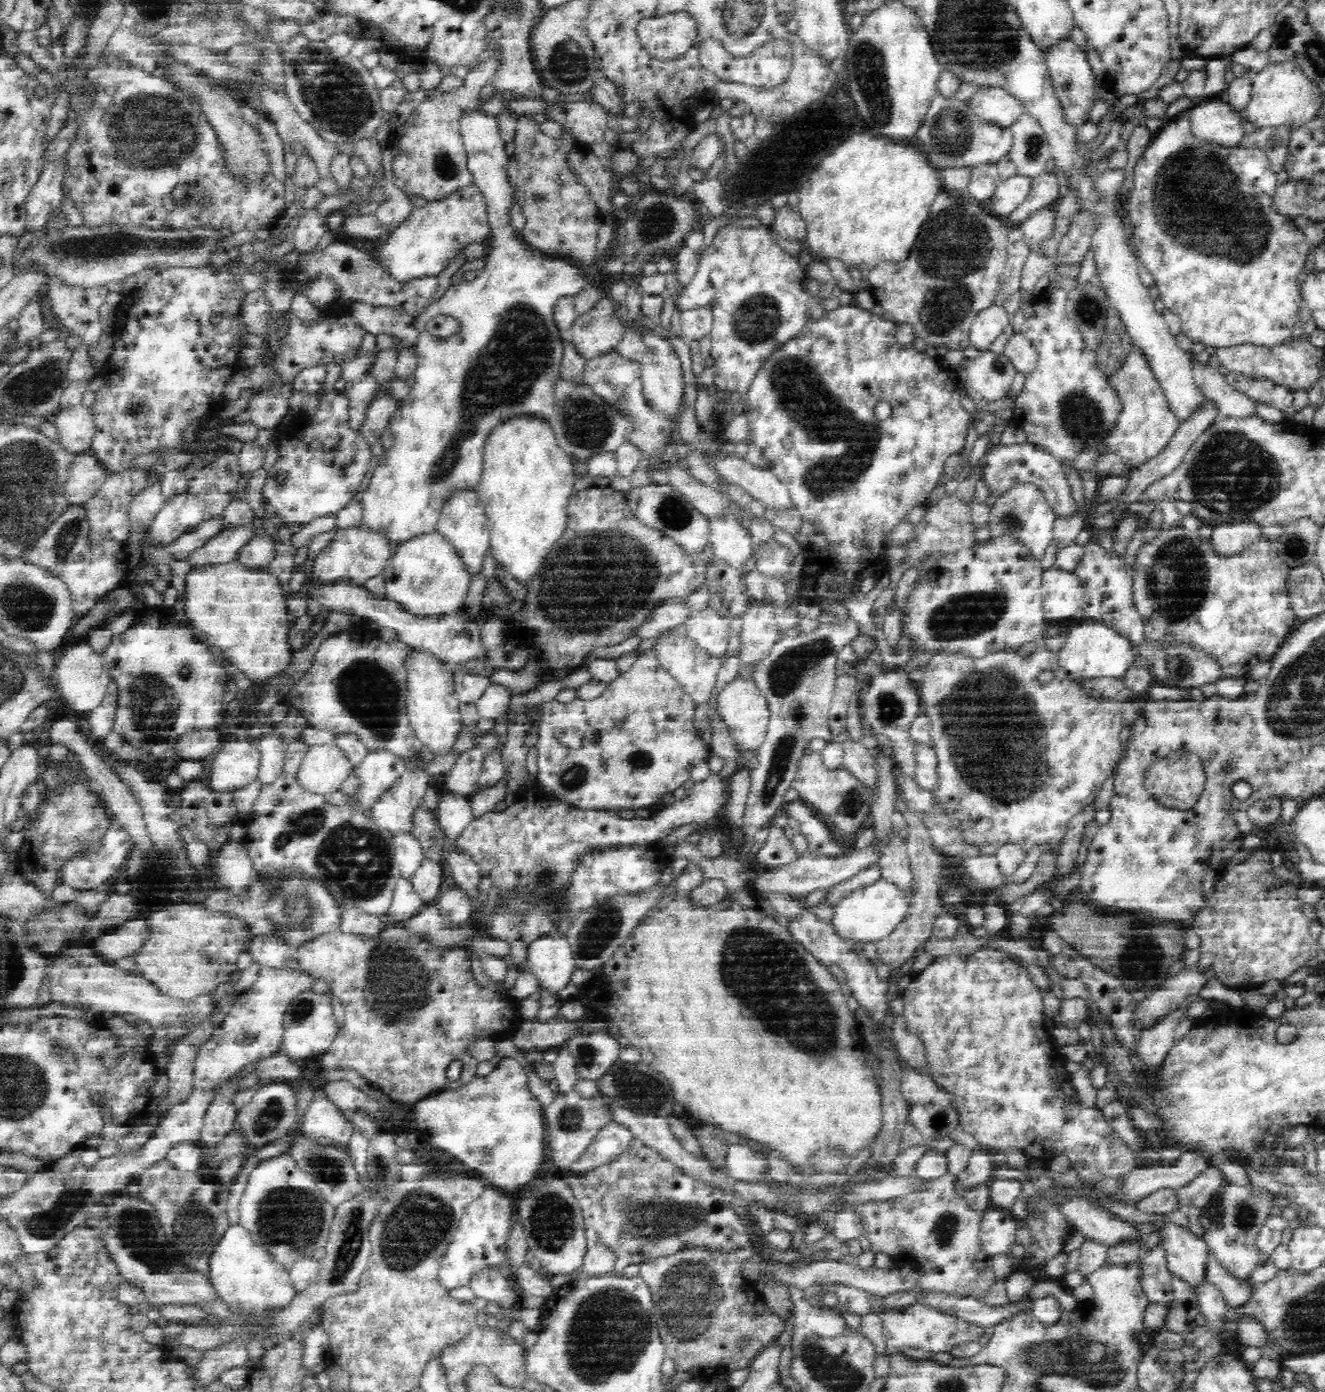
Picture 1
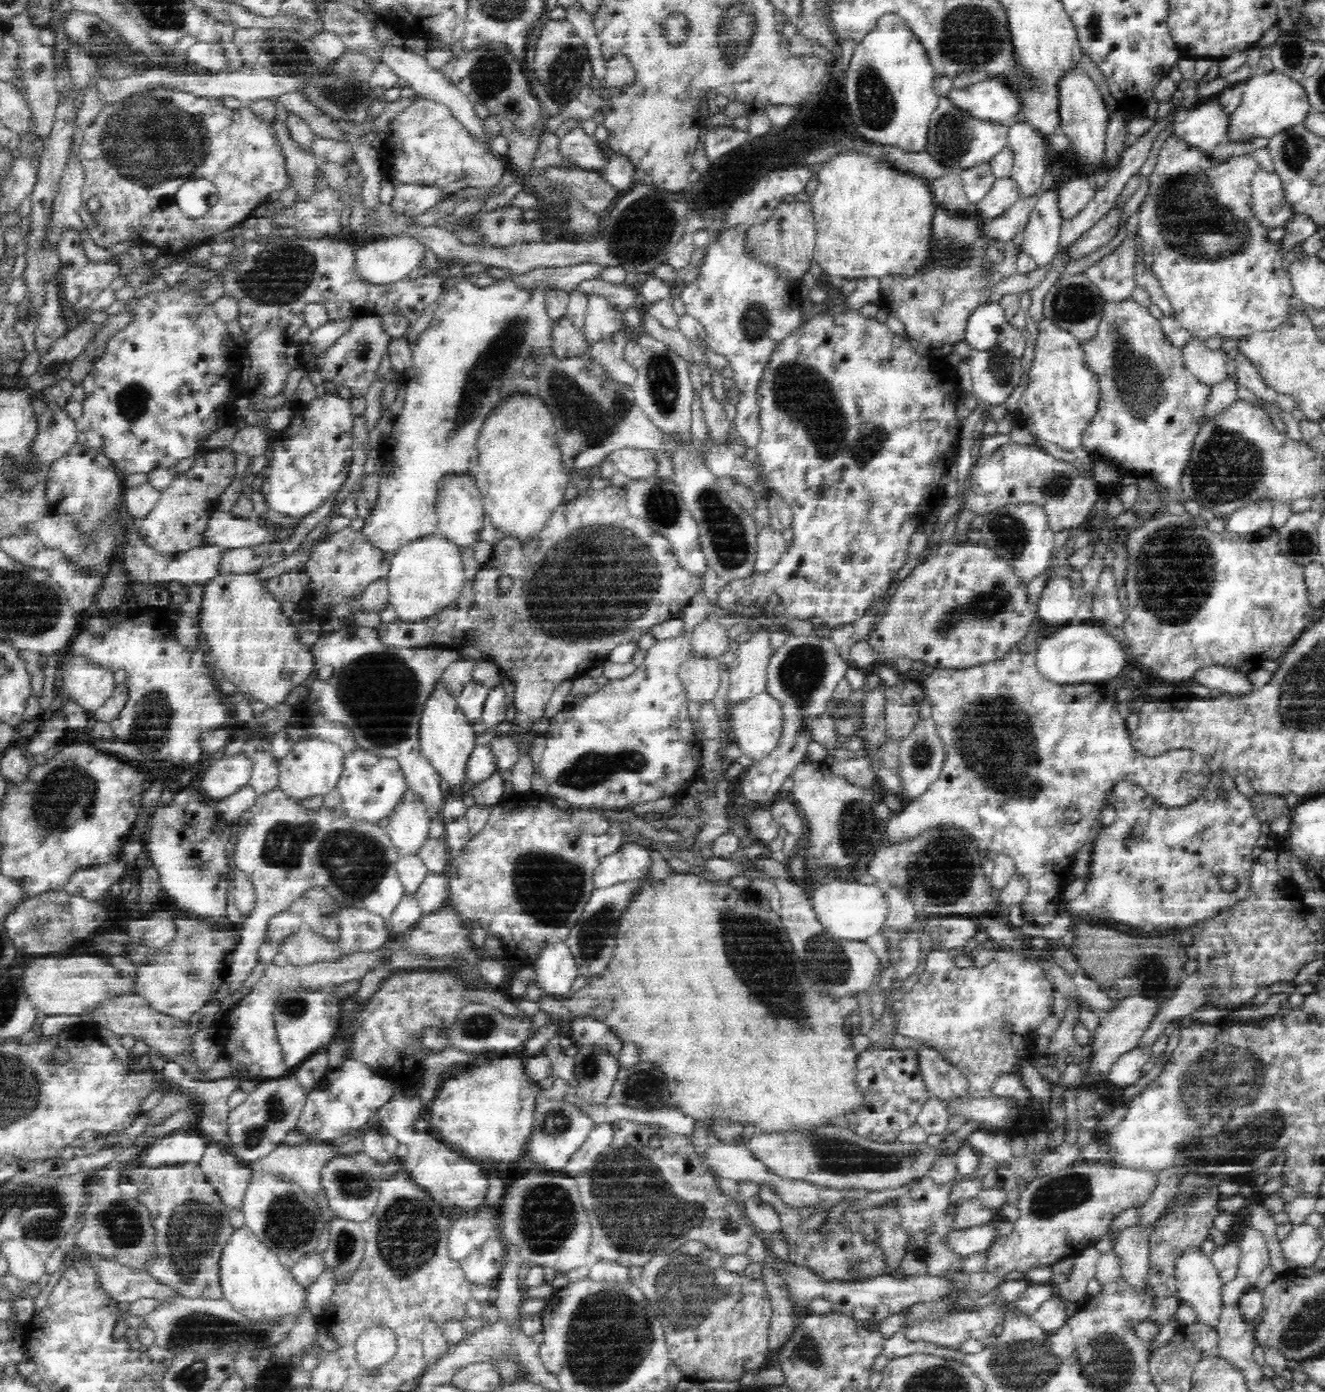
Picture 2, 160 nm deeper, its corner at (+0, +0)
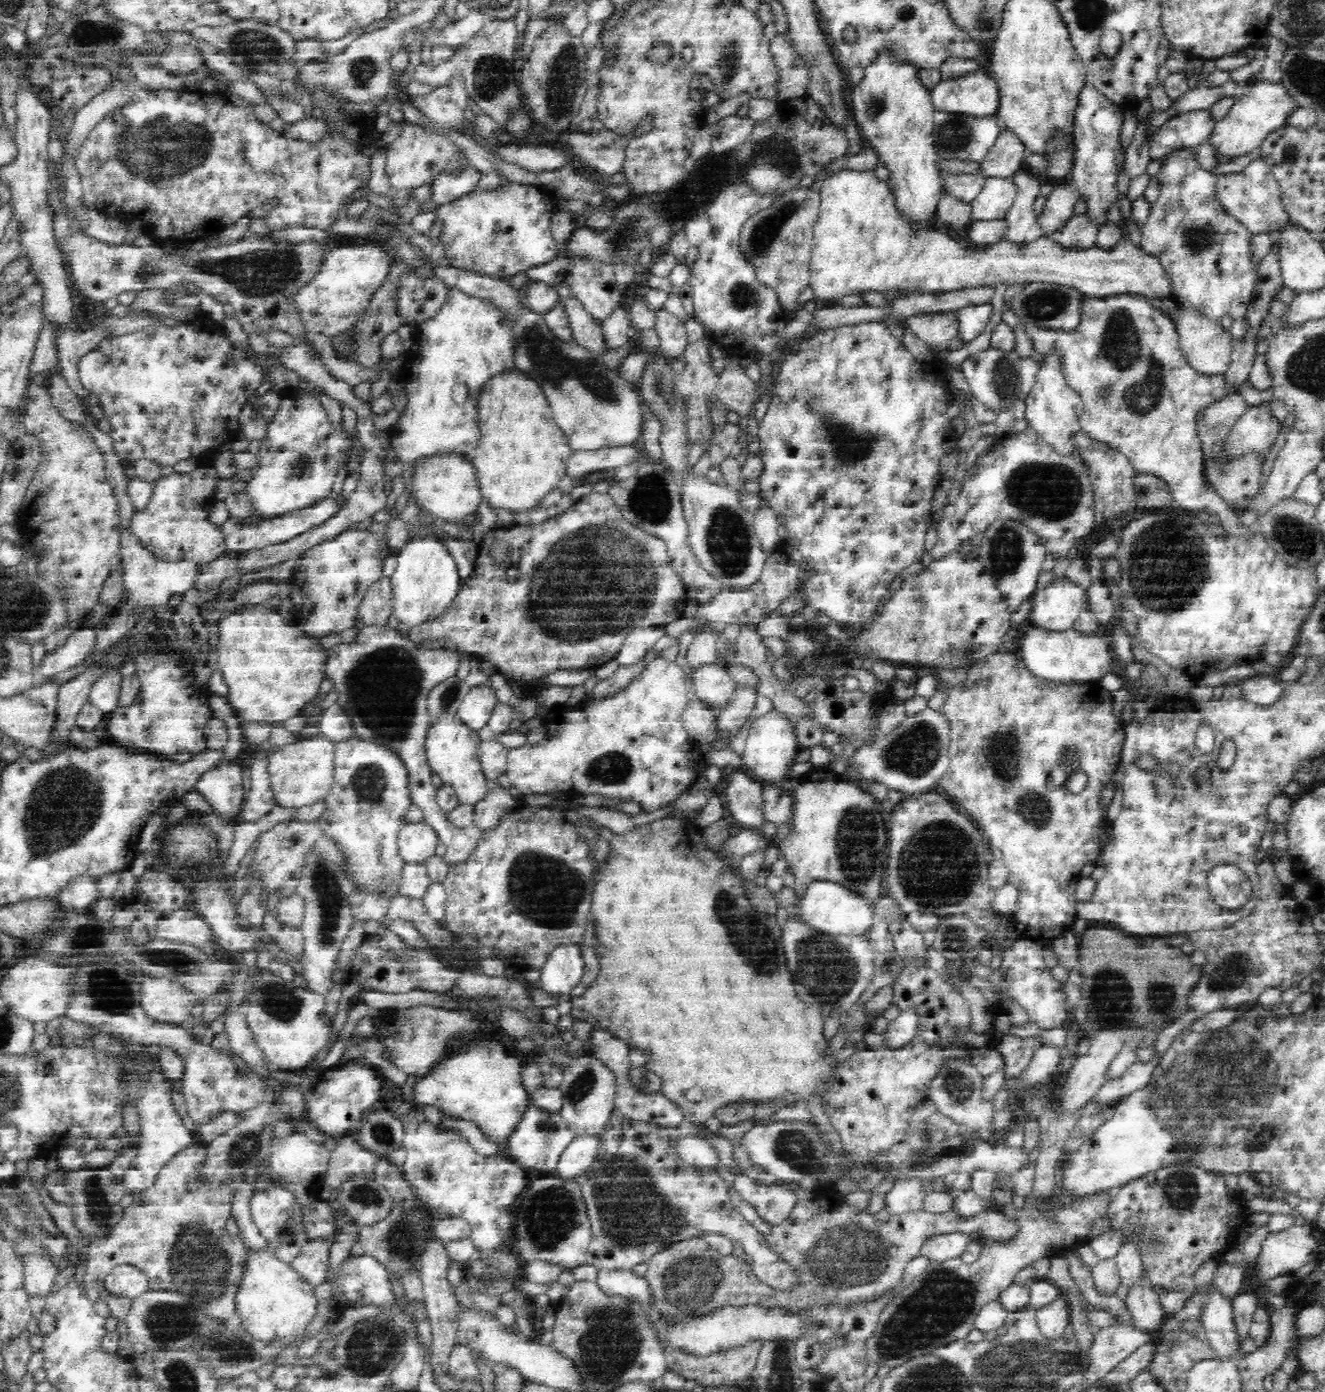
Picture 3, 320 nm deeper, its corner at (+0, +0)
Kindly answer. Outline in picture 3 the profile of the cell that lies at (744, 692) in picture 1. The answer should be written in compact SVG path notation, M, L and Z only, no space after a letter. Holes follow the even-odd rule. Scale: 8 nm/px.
M773 709L756 716L752 722L745 725L748 726L748 736L746 736L745 748L741 754L744 768L754 770L757 775L768 779L770 783L781 784L787 780L792 758L800 748L793 725L787 717Z

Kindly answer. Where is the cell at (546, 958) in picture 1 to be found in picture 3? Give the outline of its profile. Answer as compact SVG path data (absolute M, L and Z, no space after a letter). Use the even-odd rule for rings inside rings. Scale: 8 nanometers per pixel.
M576 943L556 946L539 971L542 990L556 997L570 993L582 974L582 957Z

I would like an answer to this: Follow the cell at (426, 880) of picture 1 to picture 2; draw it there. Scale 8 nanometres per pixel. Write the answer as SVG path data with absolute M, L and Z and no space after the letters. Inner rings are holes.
M427 870L420 884L416 886L415 897L424 913L430 913L447 902L449 894L449 876L444 871Z

